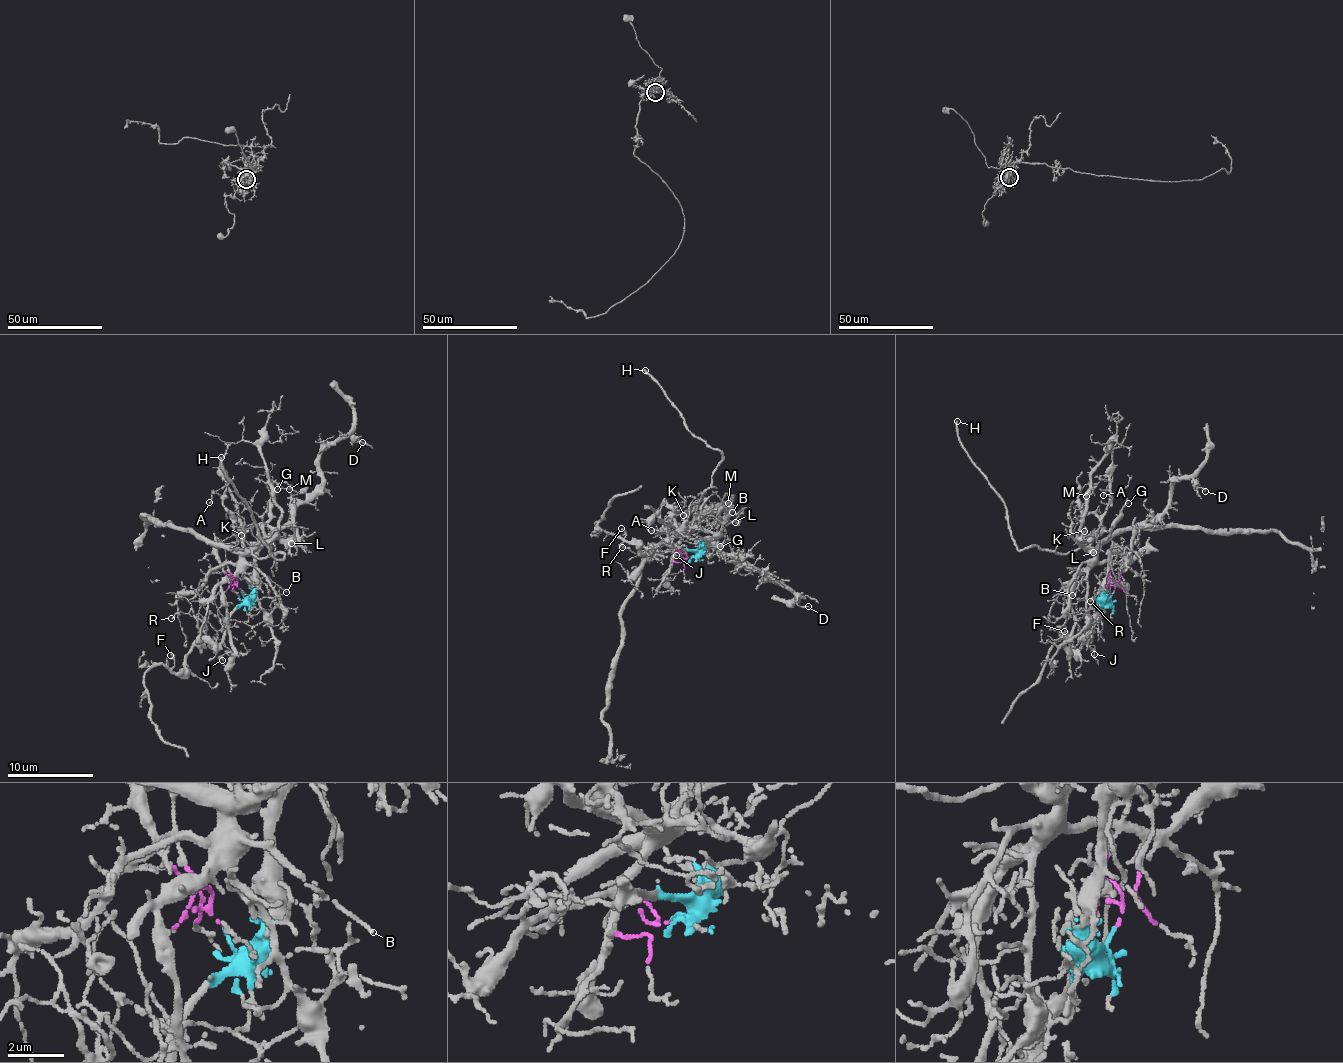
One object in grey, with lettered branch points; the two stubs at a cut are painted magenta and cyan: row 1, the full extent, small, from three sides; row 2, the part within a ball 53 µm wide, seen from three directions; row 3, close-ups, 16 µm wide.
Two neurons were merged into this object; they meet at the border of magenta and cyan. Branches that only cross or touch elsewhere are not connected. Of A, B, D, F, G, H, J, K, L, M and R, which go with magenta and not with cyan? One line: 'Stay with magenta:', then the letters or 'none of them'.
Stay with magenta: A, B, G, H, K, L, M

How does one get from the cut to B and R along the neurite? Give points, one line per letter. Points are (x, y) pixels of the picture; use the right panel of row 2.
B: (1114, 591), (1109, 563), (1085, 563), (1077, 570), (1079, 586), (1073, 595)
R: (1112, 593), (1100, 614), (1099, 606), (1098, 620), (1096, 606), (1099, 600), (1094, 596), (1089, 601)

